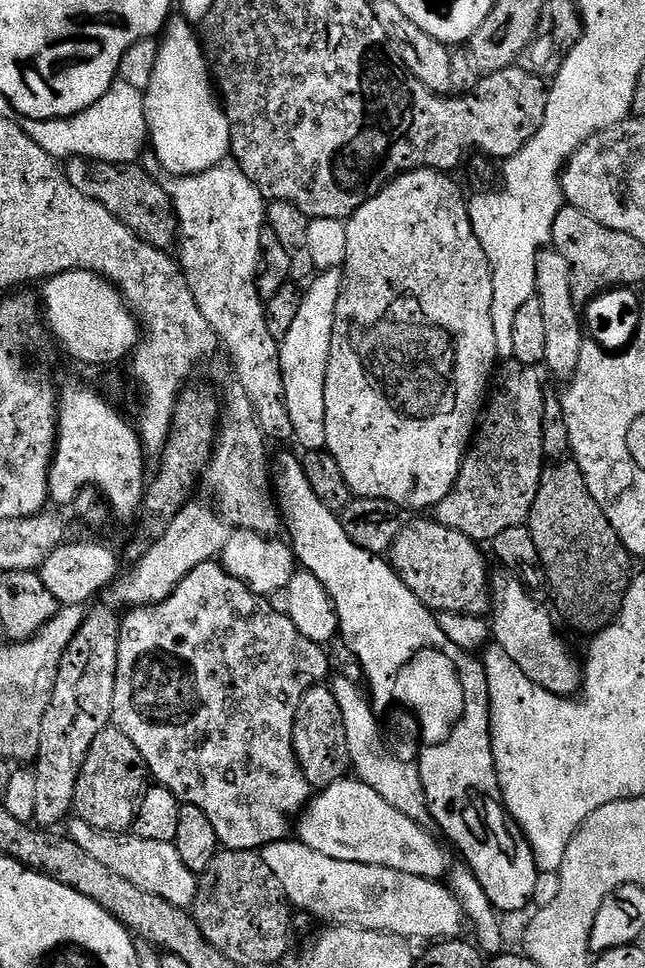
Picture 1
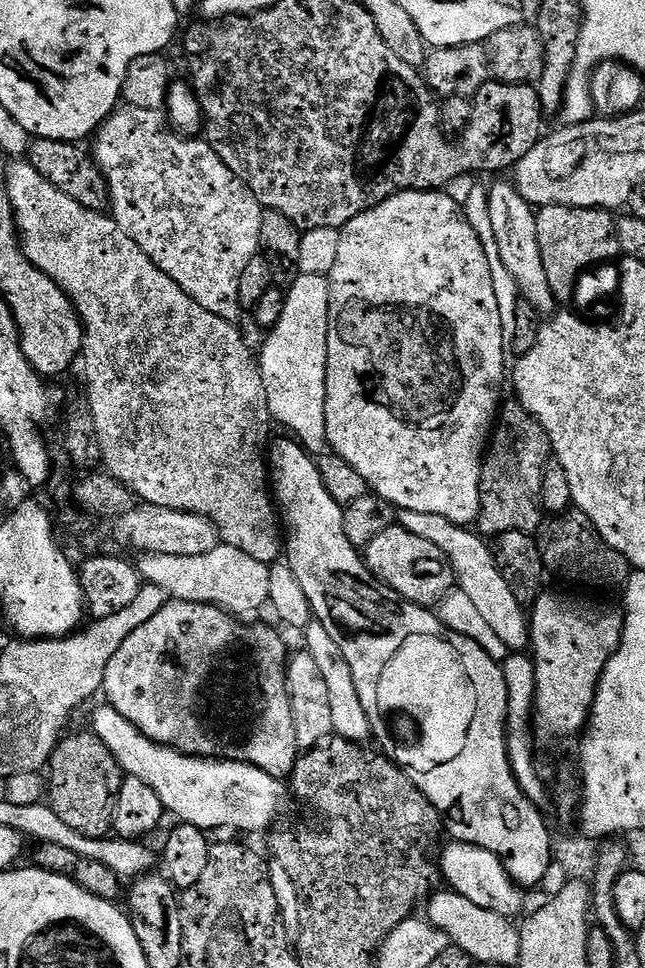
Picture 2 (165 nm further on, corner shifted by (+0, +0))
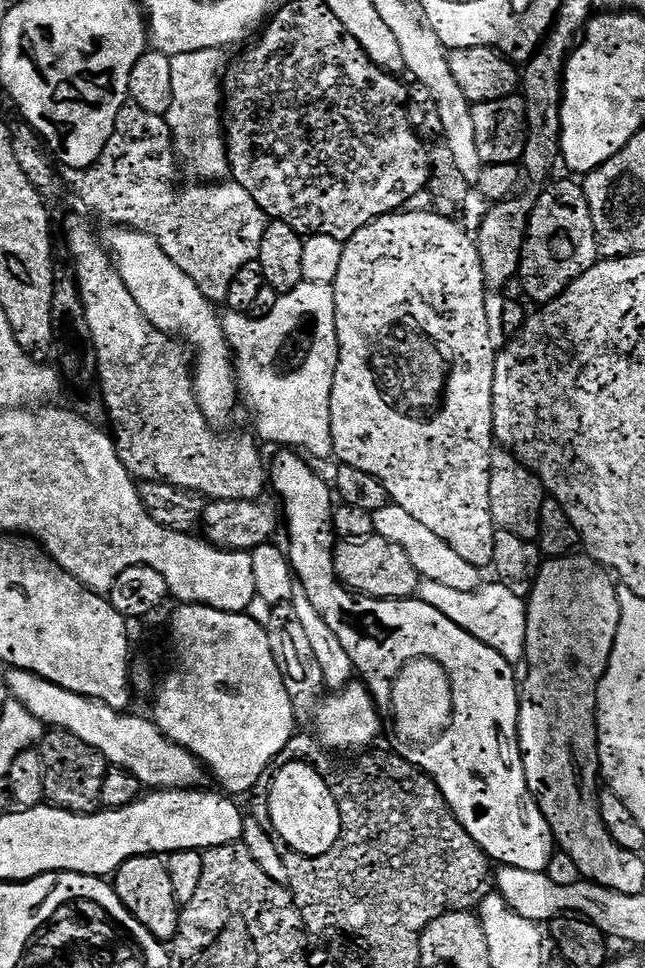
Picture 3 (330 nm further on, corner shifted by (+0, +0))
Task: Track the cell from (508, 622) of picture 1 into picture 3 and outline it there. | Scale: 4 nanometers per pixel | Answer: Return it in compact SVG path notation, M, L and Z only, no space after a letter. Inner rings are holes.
M389 502L382 510L373 512L372 517L374 518L375 535L386 538L386 542L394 542L398 546L402 546L402 550L406 550L410 562L414 562L414 570L418 570L423 579L467 592L473 592L475 588L480 587L481 569L466 562L466 558L461 558L455 550L450 550L450 546L446 546L446 542L442 542L442 538L438 538L438 534L430 534L430 530L426 530L426 526L422 526L422 522L417 522L414 514L406 514L406 510L402 510L402 506Z

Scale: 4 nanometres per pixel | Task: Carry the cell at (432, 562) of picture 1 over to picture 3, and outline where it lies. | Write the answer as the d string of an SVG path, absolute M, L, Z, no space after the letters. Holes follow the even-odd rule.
M375 534L366 538L340 540L334 554L334 570L345 588L379 600L406 600L415 597L422 579L402 546L386 542L386 538Z

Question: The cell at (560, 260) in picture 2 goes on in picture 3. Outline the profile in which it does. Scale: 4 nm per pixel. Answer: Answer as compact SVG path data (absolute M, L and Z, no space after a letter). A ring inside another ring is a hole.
M556 180L544 193L535 197L528 229L524 235L518 284L536 306L556 300L586 270L598 263L600 247L596 245L590 206L579 183Z

